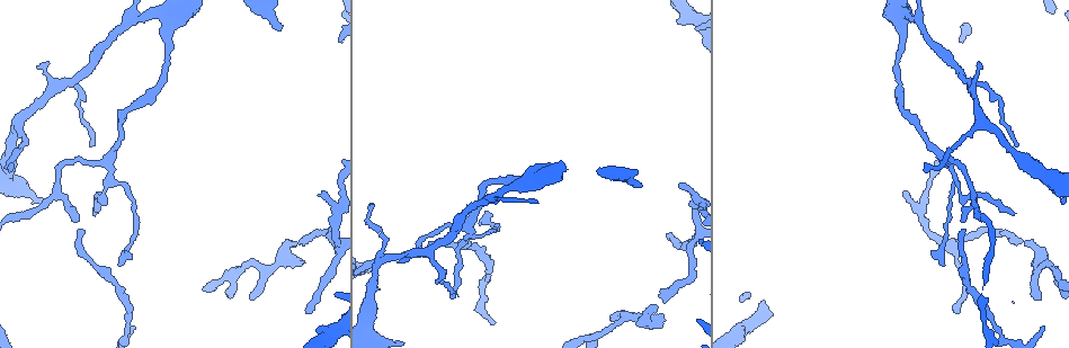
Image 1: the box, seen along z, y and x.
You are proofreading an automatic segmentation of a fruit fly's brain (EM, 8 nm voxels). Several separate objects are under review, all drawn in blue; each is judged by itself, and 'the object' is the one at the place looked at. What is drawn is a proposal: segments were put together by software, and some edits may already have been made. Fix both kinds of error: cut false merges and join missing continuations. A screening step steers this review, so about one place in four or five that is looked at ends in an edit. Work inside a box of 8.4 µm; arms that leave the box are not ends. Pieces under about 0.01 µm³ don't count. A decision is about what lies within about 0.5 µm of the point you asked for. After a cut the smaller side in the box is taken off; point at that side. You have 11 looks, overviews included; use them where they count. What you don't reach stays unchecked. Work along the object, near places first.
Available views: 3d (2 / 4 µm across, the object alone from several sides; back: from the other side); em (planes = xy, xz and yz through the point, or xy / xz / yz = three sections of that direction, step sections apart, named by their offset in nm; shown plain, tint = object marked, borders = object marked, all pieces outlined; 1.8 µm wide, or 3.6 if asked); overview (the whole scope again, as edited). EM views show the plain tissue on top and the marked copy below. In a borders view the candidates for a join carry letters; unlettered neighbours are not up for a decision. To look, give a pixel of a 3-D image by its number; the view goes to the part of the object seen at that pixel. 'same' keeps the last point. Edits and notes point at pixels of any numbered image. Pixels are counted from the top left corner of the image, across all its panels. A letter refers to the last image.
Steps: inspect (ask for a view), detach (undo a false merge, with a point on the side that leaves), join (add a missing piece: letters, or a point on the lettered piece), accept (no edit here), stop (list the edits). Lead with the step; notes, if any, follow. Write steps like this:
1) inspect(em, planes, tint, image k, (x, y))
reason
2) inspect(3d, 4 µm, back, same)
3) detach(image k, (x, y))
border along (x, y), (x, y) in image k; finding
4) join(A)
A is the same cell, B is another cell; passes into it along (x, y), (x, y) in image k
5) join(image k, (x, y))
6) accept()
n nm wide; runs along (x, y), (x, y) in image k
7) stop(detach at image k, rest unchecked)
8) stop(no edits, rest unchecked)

inspect(em, yz, step 8, borders, image 1, (281, 30))
an open end

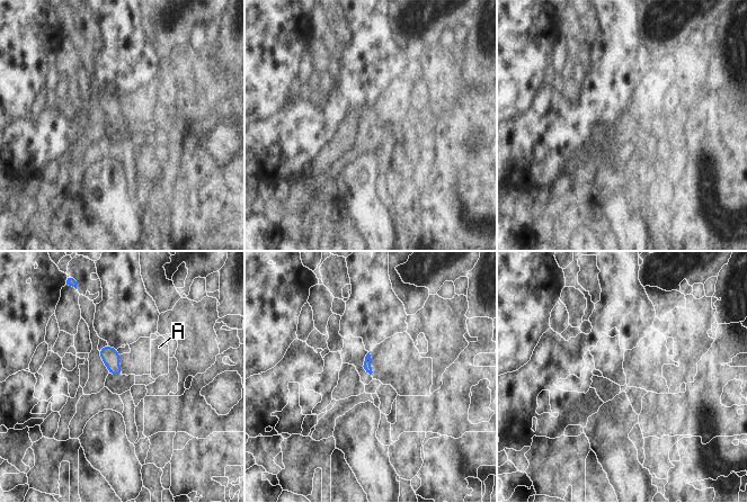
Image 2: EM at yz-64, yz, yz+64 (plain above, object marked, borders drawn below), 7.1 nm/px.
inspect(em, planes, borders, same)
cut it another way

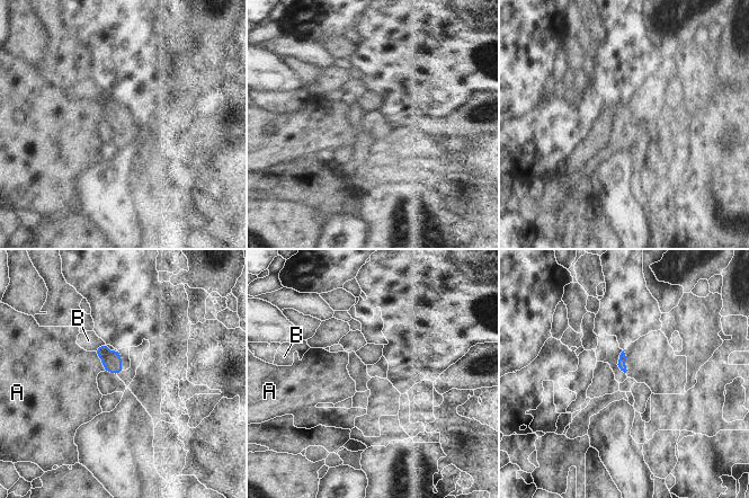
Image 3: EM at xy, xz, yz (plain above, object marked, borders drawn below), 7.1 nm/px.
accept()
A touches over 160 nm; A and B are other cells; border along (94, 352), (99, 357), (105, 370) in image 3; none of them fits

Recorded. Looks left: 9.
inspect(3d, 4 µm, back, image 1, (134, 16))
a fork

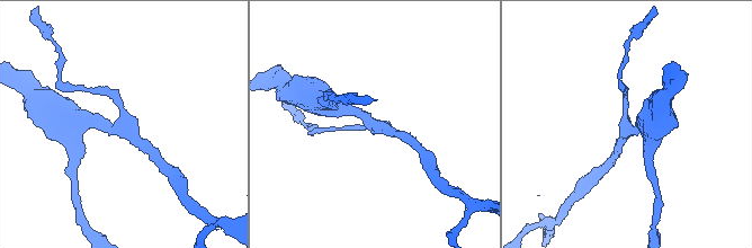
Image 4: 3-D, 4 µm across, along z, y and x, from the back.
inspect(em, yz, step 8, tint, image 4, (627, 126))
3 arms; shape alone is not enough

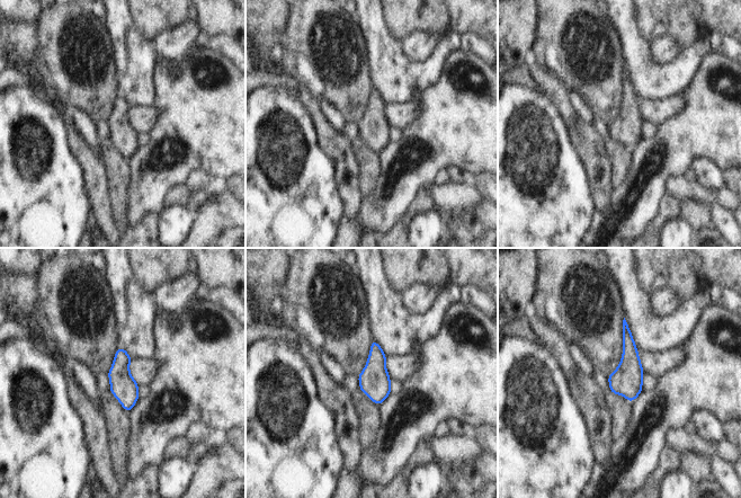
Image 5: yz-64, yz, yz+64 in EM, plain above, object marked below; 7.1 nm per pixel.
inspect(em, xz, step 8, borders, same)
another direction

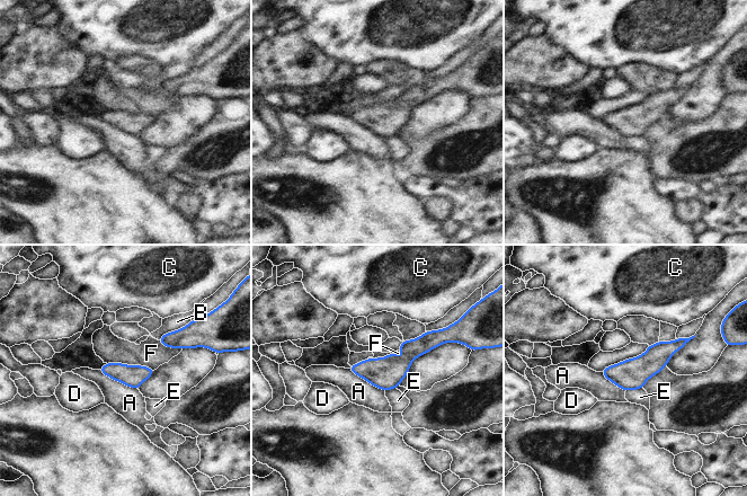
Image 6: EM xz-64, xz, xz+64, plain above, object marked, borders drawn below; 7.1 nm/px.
accept()
F touches over 340 nm; A, B, C, D, E and F are other cells; all the same neuron

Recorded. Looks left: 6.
inspect(3d, 2 µm, image 1, (317, 195))
an open end

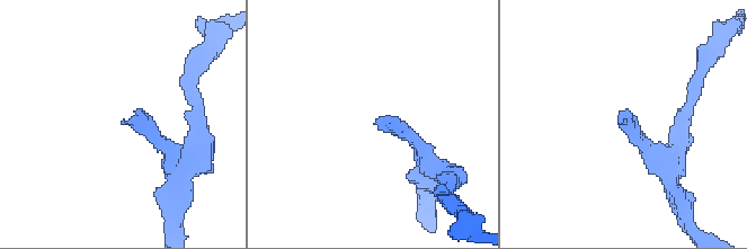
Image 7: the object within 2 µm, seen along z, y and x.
inspect(em, planes, borders, image 7, (375, 120))
shape alone is not enough

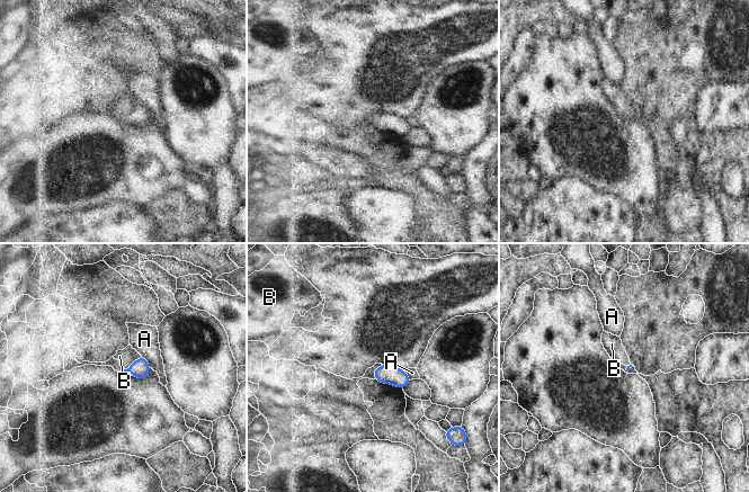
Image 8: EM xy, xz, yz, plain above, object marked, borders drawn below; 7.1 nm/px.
join(B)
B is the same cell, A is another cell; passes into it along (140, 368), (131, 364), (128, 355) in image 8; the neuron continues

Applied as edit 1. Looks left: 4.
inspect(overview)
redraw

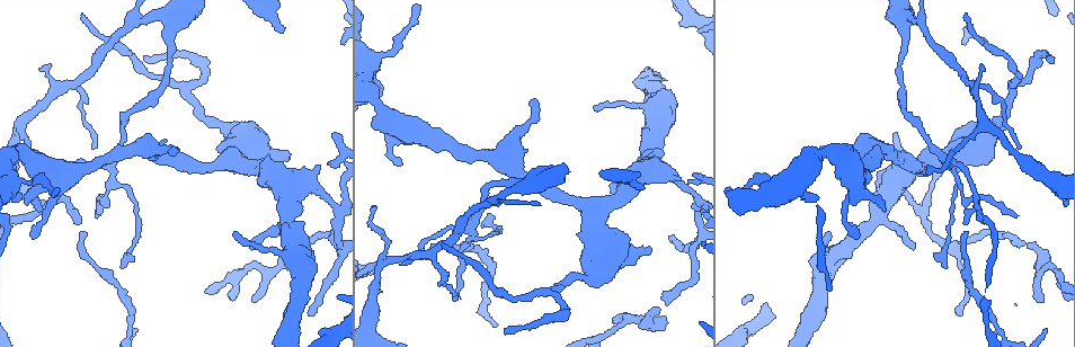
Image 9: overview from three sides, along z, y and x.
inspect(em, yz, step 8, tint, image 9, (651, 248))
branch stops here

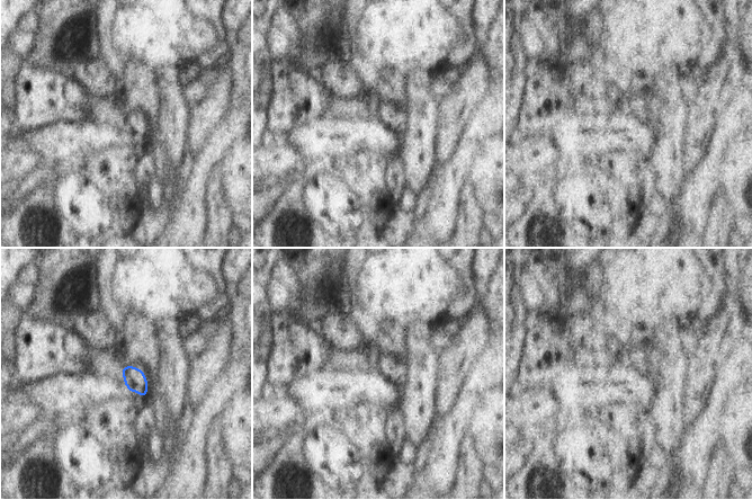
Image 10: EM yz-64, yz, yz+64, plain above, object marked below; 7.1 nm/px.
inspect(em, yz, step 8, borders, same)
see the neighbours

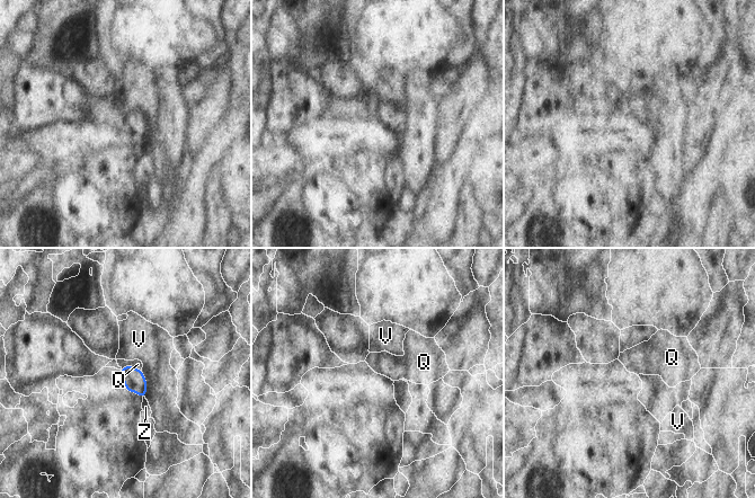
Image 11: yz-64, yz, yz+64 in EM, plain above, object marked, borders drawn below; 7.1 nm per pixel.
join(Q)
Q is the same cell, V and Z are other cells; passes into it along (133, 379), (131, 366), (138, 364) in image 11; the neuron continues

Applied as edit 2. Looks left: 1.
stop(join at image 8, join at image 11, rest unchecked)

